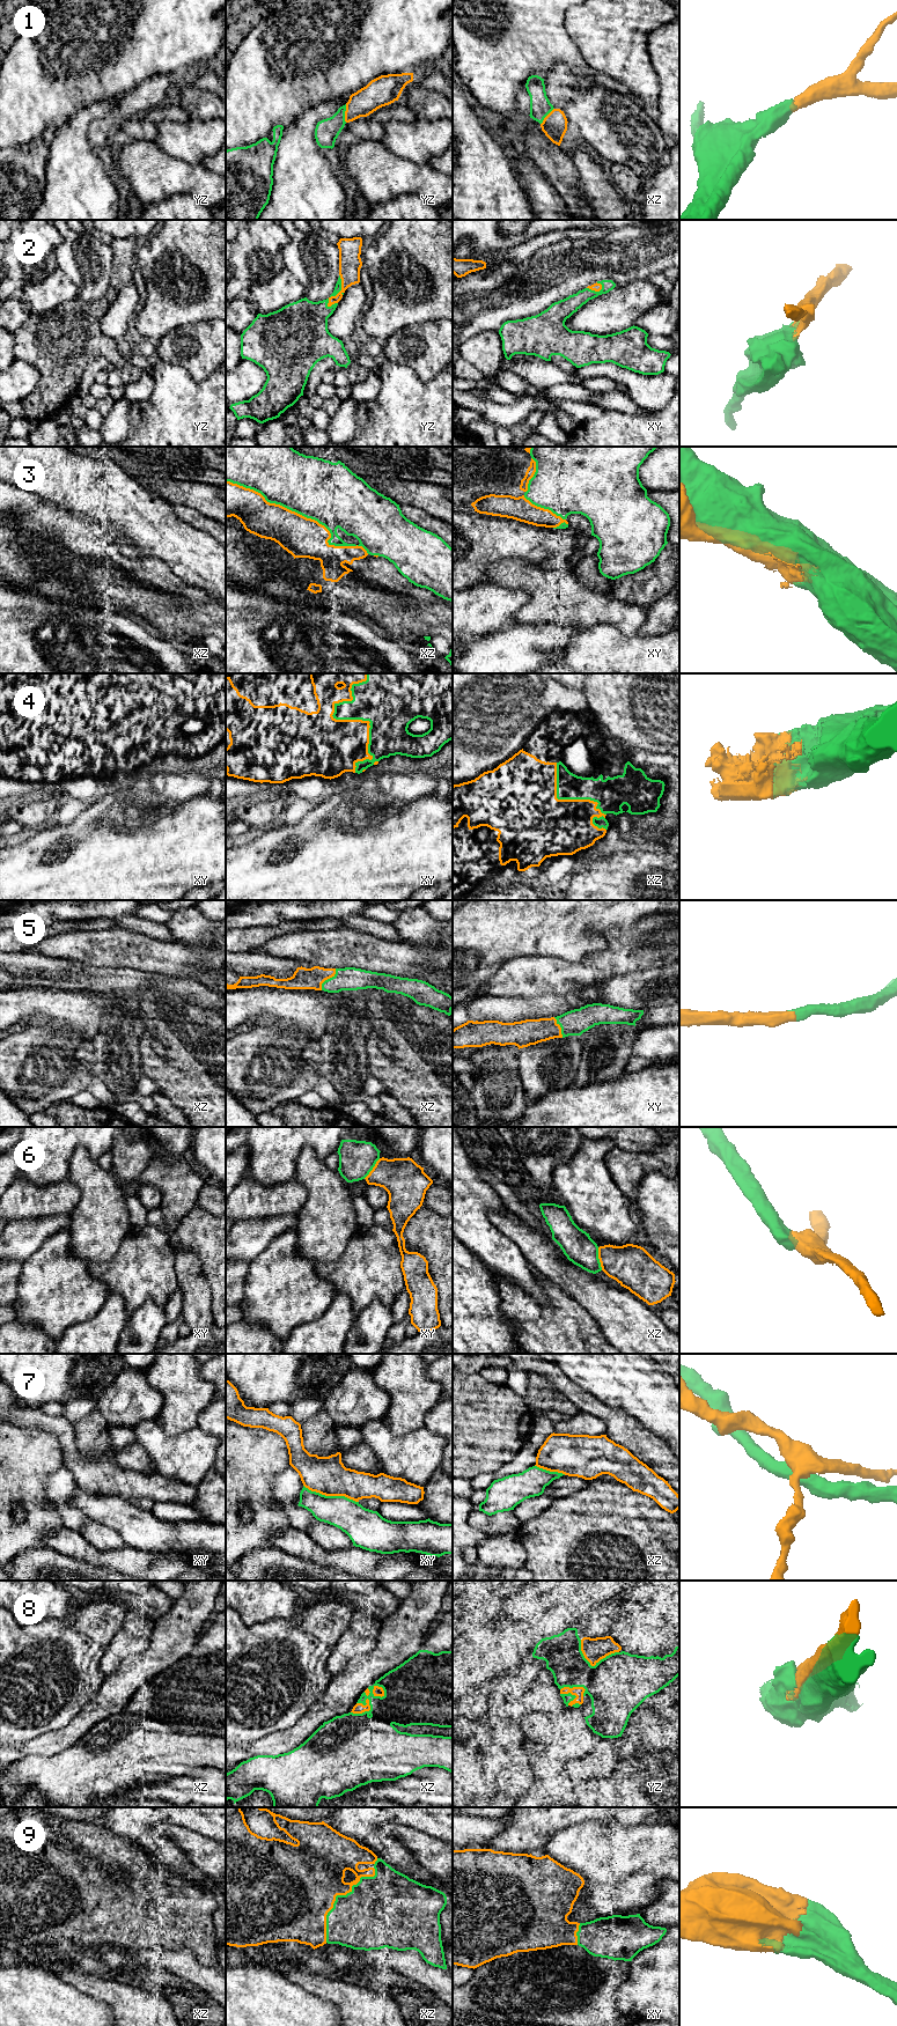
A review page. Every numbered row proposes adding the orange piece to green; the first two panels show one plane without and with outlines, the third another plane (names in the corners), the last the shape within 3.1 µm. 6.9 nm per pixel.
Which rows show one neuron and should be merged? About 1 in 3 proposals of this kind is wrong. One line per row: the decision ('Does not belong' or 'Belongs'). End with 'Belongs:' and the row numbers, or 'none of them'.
1: Belongs
2: Belongs
3: Does not belong
4: Belongs
5: Belongs
6: Does not belong
7: Does not belong
8: Belongs
9: Belongs
Belongs: 1, 2, 4, 5, 8, 9

